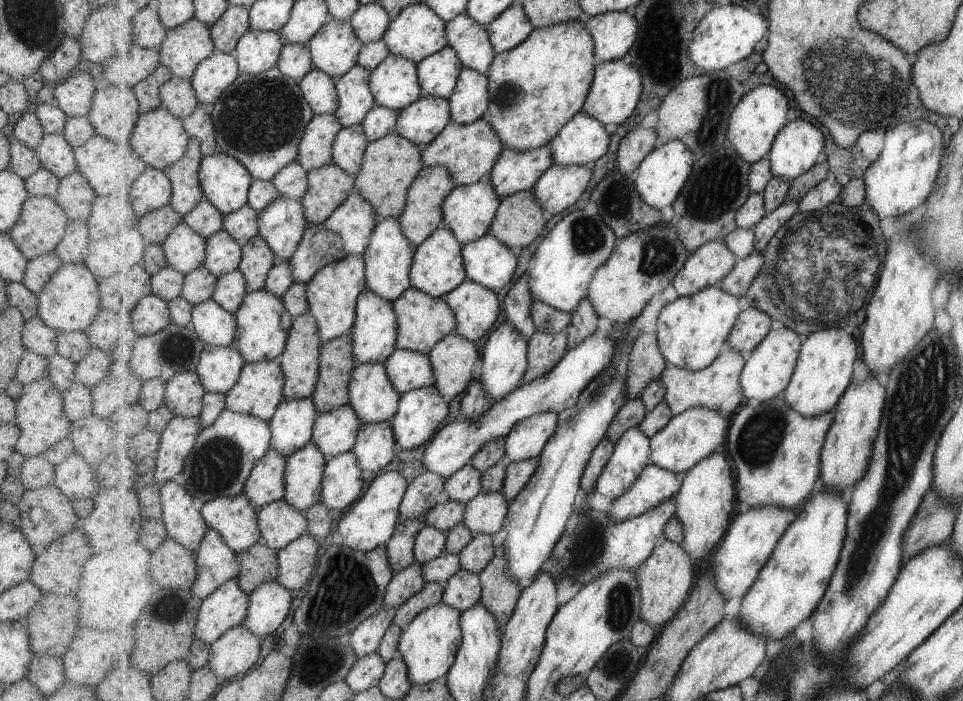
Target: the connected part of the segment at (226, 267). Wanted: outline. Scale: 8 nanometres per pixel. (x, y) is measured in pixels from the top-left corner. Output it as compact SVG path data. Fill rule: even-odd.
M223 229L207 239L207 258L205 265L217 278L240 268L242 245L230 232Z

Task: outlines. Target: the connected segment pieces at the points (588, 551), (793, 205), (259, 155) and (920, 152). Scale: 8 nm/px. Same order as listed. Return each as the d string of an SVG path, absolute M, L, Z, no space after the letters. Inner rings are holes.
M675 498L666 501L659 507L652 509L650 512L638 516L636 519L629 519L616 521L610 517L608 512L599 511L595 509L587 509L586 511L579 510L575 512L575 519L567 528L567 531L559 539L554 550L552 560L557 564L559 575L554 580L565 580L581 585L581 589L592 584L592 581L598 580L611 569L622 569L623 571L635 571L652 556L653 552L666 540L664 538L664 531L667 524L676 517Z
M799 201L785 202L775 212L768 213L763 221L754 228L756 232L756 250L764 253L769 243L773 240L774 236L778 234L782 228L787 225L799 211Z
M278 66L259 75L241 74L215 104L215 110L212 110L219 151L237 158L251 172L254 179L263 181L273 181L283 168L298 161L303 136L314 116L314 110L302 92L300 80L286 77Z
M905 120L886 132L886 146L879 160L865 174L866 204L879 219L899 219L925 204L941 170L945 140L942 128L929 121Z

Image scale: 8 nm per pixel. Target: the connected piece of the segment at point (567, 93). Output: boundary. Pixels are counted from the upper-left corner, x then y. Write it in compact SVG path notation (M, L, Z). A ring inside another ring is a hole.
M584 19L535 29L525 42L513 50L495 55L494 63L486 73L490 78L491 100L486 118L509 149L526 152L550 144L586 106L598 63L594 36Z

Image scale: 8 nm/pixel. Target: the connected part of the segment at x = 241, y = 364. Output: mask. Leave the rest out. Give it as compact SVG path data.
M206 345L196 371L208 391L228 393L242 378L247 362L238 348Z

